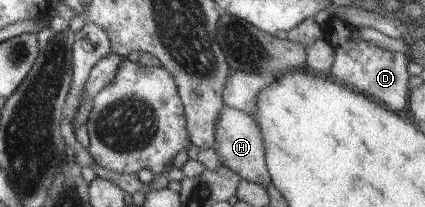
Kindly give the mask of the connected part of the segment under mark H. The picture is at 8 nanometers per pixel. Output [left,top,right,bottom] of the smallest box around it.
[213,105,271,189]

